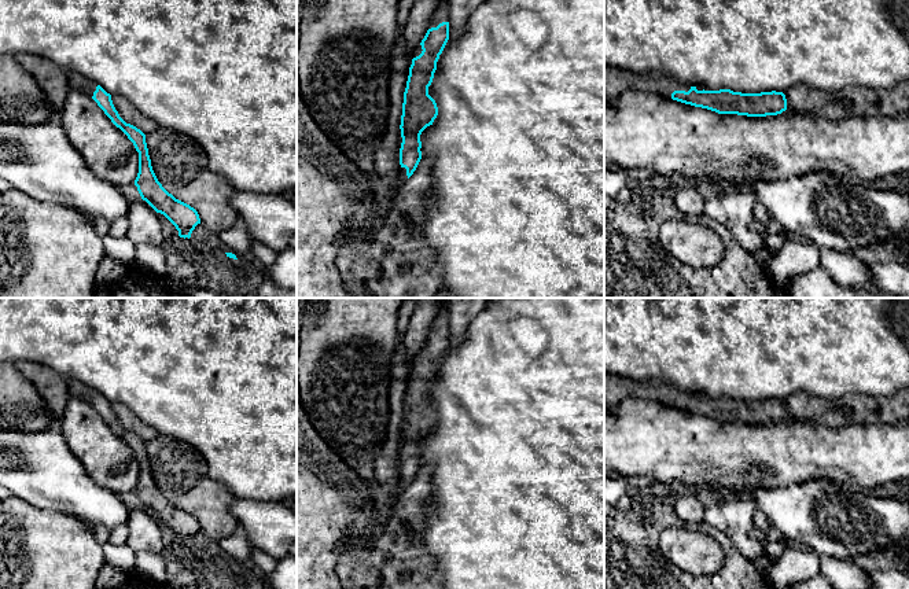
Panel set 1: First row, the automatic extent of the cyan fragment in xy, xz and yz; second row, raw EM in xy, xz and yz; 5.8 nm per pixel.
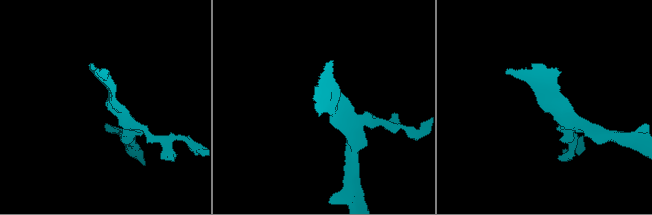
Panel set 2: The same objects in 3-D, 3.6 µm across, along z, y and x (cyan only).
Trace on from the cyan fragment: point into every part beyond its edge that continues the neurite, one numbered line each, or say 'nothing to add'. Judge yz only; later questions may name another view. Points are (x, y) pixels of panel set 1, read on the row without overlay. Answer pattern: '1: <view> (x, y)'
1: yz (617, 389)

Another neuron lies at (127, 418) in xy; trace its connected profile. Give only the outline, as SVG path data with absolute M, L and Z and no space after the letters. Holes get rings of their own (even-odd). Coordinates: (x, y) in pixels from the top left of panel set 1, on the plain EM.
M111 404L111 408L119 424L126 431L140 437L144 442L148 442L159 435L154 427L140 420L128 406L122 404Z

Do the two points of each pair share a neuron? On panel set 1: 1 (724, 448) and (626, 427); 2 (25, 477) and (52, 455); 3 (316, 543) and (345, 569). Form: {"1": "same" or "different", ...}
{"1": "same", "2": "same", "3": "different"}

